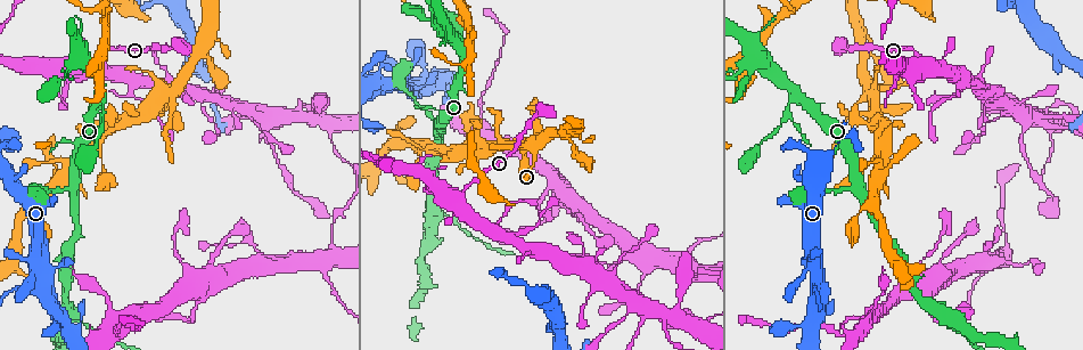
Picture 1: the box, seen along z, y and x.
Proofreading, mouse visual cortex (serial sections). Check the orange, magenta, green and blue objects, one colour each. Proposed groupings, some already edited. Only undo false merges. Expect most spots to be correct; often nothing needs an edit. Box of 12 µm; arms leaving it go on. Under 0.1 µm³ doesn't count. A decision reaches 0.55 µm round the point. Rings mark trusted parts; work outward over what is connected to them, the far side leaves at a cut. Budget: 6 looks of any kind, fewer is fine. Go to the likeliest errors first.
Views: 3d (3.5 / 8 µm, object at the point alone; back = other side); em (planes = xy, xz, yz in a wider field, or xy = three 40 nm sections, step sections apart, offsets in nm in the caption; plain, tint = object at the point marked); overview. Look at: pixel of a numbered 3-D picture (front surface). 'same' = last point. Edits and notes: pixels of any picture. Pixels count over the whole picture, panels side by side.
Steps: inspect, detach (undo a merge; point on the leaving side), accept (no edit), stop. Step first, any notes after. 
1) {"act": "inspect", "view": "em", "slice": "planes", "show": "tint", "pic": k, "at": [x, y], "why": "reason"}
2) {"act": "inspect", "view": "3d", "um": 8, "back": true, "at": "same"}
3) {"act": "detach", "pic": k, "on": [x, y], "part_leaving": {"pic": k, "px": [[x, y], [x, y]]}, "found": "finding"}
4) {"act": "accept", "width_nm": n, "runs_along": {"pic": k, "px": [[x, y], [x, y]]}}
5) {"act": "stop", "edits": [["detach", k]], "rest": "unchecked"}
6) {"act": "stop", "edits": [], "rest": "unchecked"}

{"act": "inspect", "view": "3d", "um": 3.5, "pic": 1, "at": [430, 203]}

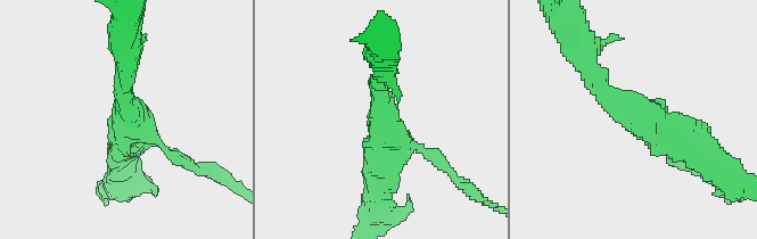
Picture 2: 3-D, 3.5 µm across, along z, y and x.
{"act": "inspect", "view": "em", "slice": "planes", "show": "tint", "pic": 2, "at": [384, 120]}

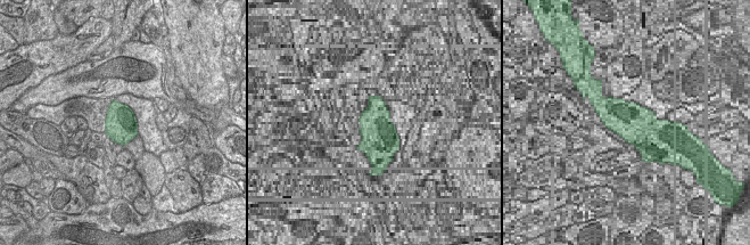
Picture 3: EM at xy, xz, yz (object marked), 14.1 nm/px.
{"act": "accept", "arm_widths_nm": [150, 250, 400], "runs_along": {"pic": 2, "px": [[597, 81], [614, 101], [716, 161]]}, "found": "continuous, no second cell"}

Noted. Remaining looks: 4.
{"act": "inspect", "view": "3d", "um": 3.5, "pic": 1, "at": [1038, 116], "why": "four or more arms meet"}

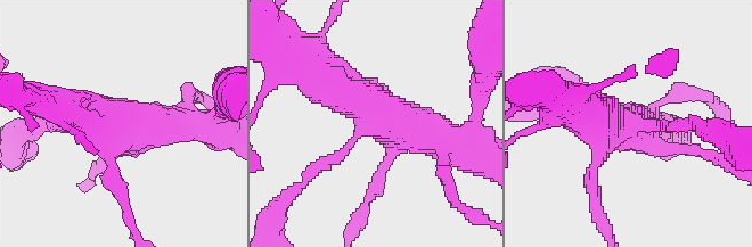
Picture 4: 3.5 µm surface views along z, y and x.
{"act": "inspect", "view": "em", "slice": "planes", "show": "tint", "pic": 4, "at": [633, 128], "why": "shape alone is not enough"}

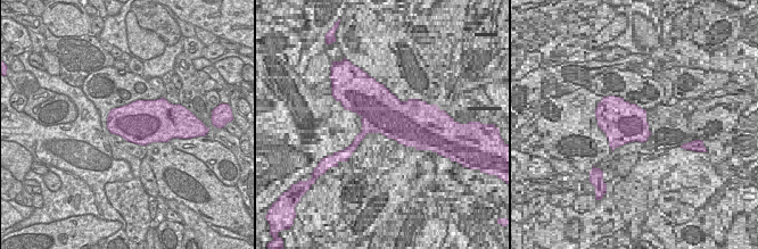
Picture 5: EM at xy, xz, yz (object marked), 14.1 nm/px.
{"act": "accept", "found": "continuous, no second cell"}

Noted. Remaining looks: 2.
{"act": "stop", "edits": [], "rest": "unchecked"}

